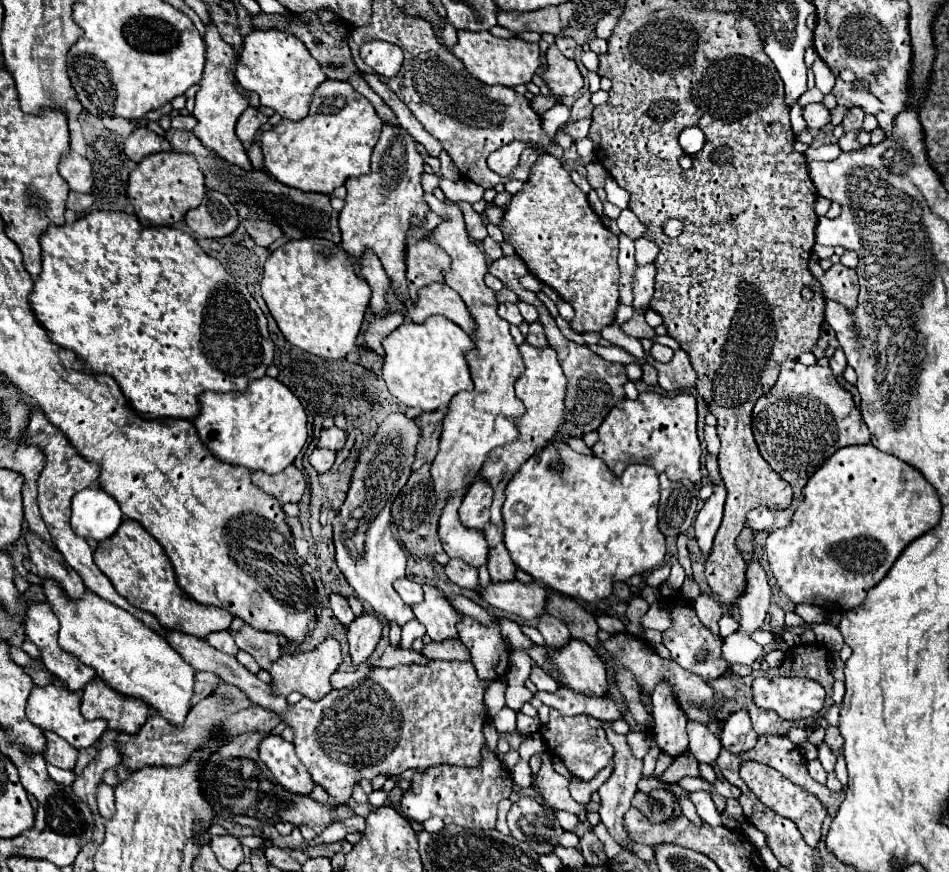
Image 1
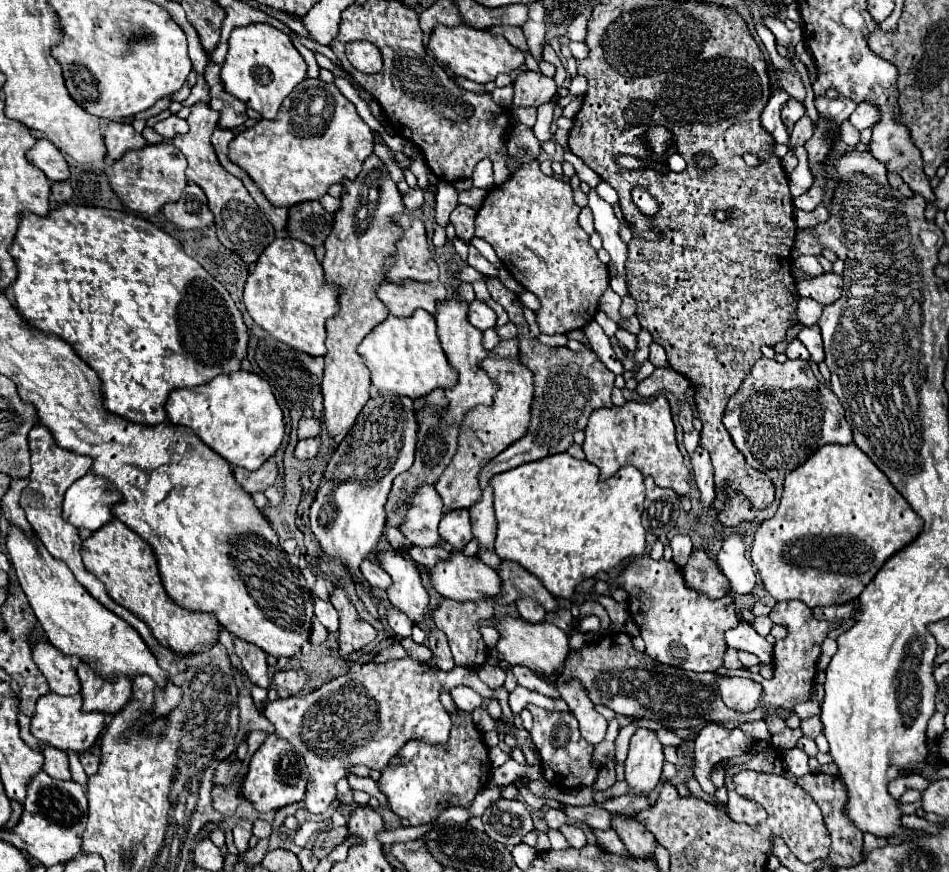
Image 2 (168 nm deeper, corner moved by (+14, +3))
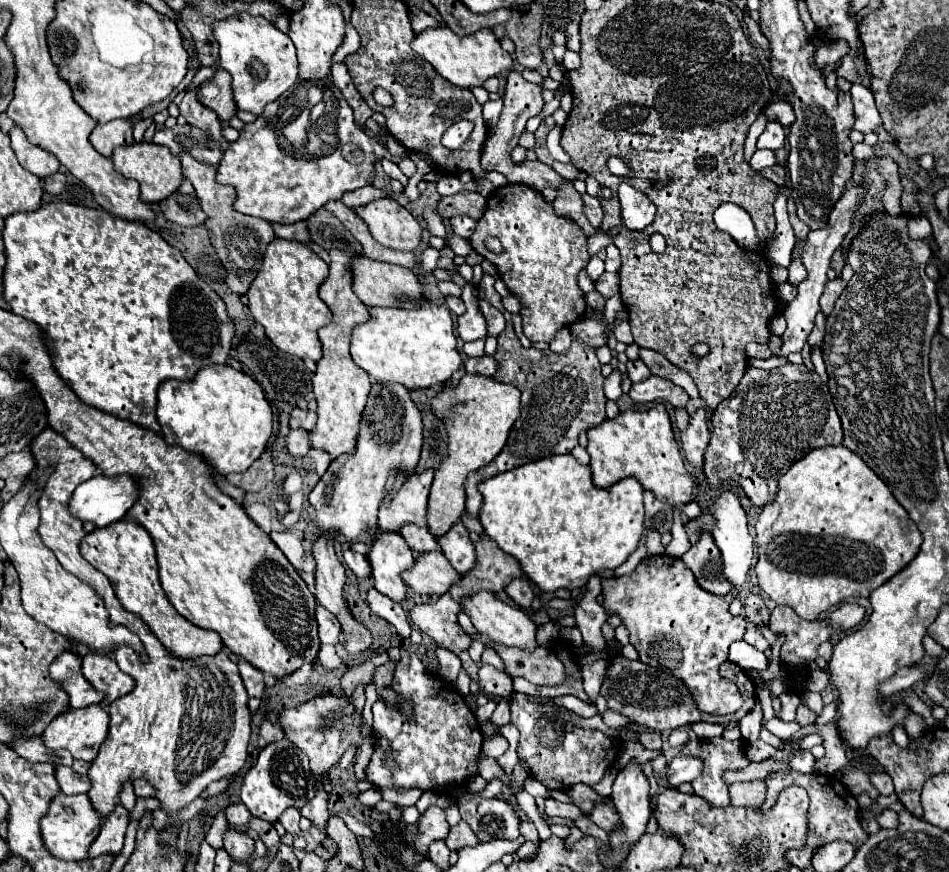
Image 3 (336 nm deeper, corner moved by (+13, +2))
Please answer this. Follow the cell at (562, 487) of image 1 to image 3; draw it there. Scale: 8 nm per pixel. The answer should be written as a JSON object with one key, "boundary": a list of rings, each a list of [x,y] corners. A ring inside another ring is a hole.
{"boundary":[[[553,455],[553,457],[547,457],[547,459],[539,459],[535,463],[527,463],[523,467],[517,467],[517,469],[511,469],[511,471],[505,471],[505,473],[499,473],[483,483],[479,483],[479,491],[483,495],[483,509],[481,509],[481,515],[479,515],[479,521],[485,529],[485,533],[491,537],[491,541],[497,543],[499,549],[507,551],[509,555],[513,555],[521,569],[527,573],[527,577],[537,583],[543,591],[557,591],[561,587],[565,589],[577,589],[577,587],[583,587],[591,575],[599,573],[599,571],[611,571],[615,569],[617,565],[621,565],[639,545],[641,541],[641,535],[645,531],[643,527],[643,487],[639,481],[635,481],[635,477],[625,477],[623,481],[617,481],[615,485],[607,487],[607,489],[599,489],[593,485],[591,469],[587,465],[581,465],[573,455]]]}

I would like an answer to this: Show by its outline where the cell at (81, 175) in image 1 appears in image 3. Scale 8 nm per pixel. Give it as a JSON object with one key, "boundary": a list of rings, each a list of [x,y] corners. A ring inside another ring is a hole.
{"boundary":[[[13,127],[9,131],[9,137],[11,137],[11,147],[17,153],[19,163],[27,171],[31,171],[33,175],[37,175],[41,179],[59,171],[57,157],[47,153],[45,149],[39,149],[39,145],[31,145],[31,141],[25,137],[25,133],[19,127]]]}

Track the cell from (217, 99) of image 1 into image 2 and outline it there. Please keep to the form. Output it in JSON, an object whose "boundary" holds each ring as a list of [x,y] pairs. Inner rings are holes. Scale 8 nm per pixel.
{"boundary":[[[194,104],[190,110],[192,110],[192,114],[188,116],[190,132],[188,134],[178,134],[172,140],[172,144],[178,146],[182,150],[182,154],[186,156],[186,160],[188,160],[186,178],[192,180],[194,184],[198,184],[204,190],[206,198],[208,198],[208,208],[214,214],[218,240],[222,242],[222,246],[226,246],[228,250],[238,254],[250,266],[258,260],[260,252],[276,238],[276,230],[262,216],[260,208],[256,206],[256,202],[252,200],[252,196],[248,194],[244,184],[236,176],[228,174],[216,158],[216,152],[210,144],[210,136],[214,132],[216,124],[218,124],[218,112],[212,110],[206,104]]]}

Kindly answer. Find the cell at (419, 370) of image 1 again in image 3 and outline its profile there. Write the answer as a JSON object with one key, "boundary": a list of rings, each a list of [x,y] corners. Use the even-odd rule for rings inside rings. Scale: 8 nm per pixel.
{"boundary":[[[431,301],[419,309],[371,307],[371,321],[353,329],[351,357],[373,381],[399,383],[409,391],[449,381],[463,363],[449,309]]]}

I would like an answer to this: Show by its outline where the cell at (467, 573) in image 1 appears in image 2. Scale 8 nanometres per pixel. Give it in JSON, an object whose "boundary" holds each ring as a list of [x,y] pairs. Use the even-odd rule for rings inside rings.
{"boundary":[[[412,546],[408,550],[410,558],[426,568],[434,568],[434,564],[438,564],[438,560],[444,560],[448,556],[448,550],[442,546],[430,546],[430,548],[422,548],[422,546]]]}

